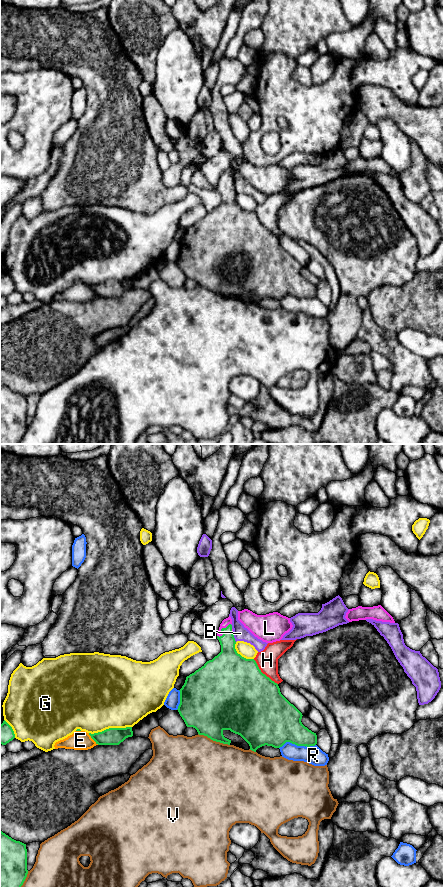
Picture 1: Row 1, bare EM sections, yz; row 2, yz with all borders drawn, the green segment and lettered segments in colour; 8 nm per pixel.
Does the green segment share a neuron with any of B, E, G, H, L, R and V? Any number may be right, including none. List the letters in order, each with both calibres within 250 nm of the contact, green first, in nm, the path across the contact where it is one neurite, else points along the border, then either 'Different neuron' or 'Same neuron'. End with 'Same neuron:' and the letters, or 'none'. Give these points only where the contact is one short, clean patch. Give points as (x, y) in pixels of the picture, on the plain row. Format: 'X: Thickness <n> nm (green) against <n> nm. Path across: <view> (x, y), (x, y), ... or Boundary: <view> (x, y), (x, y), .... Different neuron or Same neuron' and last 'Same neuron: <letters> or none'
B: Thickness 280 nm (green) against 120 nm. Different neuron
E: Thickness 140 nm (green) against 160 nm. Different neuron
G: Thickness 140 nm (green) against 500 nm. Different neuron
H: Thickness 500 nm (green) against 180 nm. Different neuron
L: Thickness 190 nm (green) against 60 nm. Path across: yz (228, 212), (228, 196), (221, 182), (227, 173). Same neuron
R: Thickness 360 nm (green) against 150 nm. Different neuron
V: Thickness 380 nm (green) against 500 nm. Different neuron
Same neuron: L

